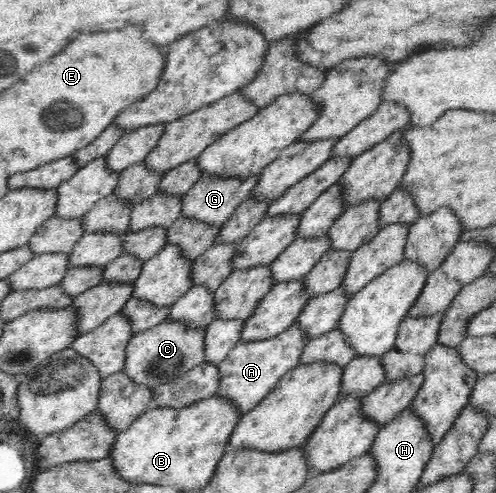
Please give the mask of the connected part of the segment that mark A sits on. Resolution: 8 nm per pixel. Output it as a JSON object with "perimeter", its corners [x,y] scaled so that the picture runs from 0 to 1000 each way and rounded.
{"perimeter":[[[593,655],[569,675],[510,694],[480,694],[440,738],[444,781],[440,801],[464,809],[488,836],[512,830],[563,777],[567,765],[605,738],[605,720],[621,700],[625,677]]]}

